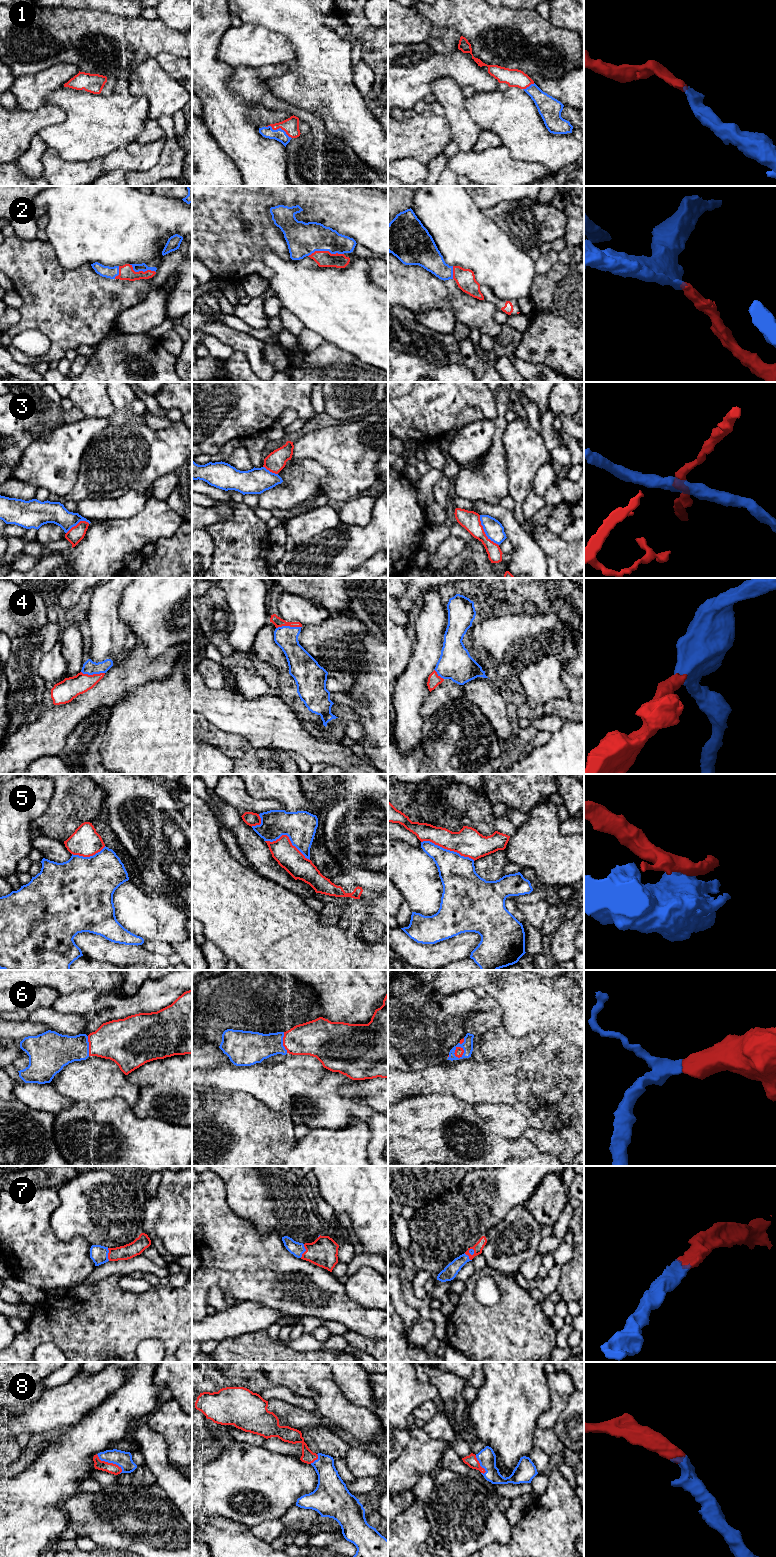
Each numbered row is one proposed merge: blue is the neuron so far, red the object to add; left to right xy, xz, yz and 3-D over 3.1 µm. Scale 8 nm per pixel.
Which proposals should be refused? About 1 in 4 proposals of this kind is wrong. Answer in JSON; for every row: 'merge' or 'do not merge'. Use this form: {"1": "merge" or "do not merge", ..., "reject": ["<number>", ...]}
{"1": "merge", "2": "merge", "3": "do not merge", "4": "merge", "5": "do not merge", "6": "merge", "7": "merge", "8": "merge", "reject": ["3", "5"]}

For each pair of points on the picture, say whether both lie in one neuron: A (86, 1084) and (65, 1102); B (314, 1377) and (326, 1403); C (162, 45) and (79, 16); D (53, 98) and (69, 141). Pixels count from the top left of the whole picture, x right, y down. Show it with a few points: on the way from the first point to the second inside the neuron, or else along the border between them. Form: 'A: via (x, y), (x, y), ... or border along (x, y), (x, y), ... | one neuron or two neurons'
A: border along (51, 1083), (61, 1094), (69, 1097), (74, 1102) | two neurons
B: via (317, 1383), (326, 1394), (326, 1397) | one neuron
C: via (141, 39), (117, 39), (113, 35), (100, 31) | one neuron
D: via (65, 105), (70, 110), (70, 129) | one neuron

